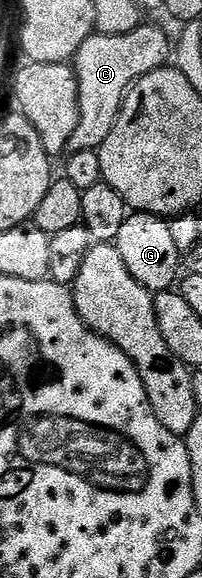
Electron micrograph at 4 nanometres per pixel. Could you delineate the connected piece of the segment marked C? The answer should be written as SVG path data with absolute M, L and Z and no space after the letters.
M150 22L140 24L137 30L129 30L129 34L100 36L93 34L77 50L73 58L73 67L77 86L79 87L79 117L77 130L73 130L73 138L69 138L67 152L81 150L97 150L109 138L109 130L117 122L119 112L123 108L123 99L127 91L140 76L164 67L173 52L173 44L159 28Z

